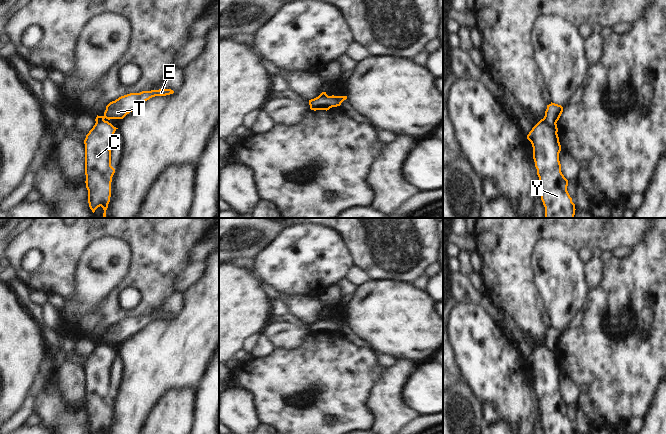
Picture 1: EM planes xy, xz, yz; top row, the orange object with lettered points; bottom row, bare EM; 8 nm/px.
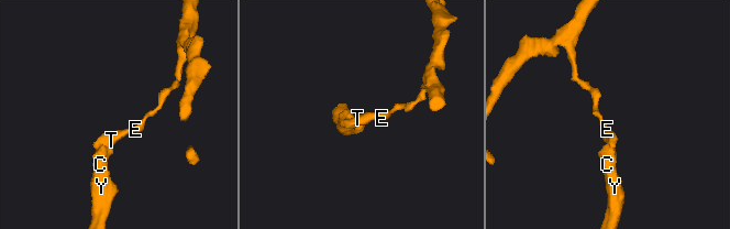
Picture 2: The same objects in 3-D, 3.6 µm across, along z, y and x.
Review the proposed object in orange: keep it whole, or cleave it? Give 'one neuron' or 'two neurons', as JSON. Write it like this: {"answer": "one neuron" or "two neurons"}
{"answer": "two neurons"}

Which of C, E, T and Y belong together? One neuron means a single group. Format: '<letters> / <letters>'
C Y / E T

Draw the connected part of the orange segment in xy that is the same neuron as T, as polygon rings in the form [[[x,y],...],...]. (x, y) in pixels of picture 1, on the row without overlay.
[[[159,313],[151,315],[142,315],[140,317],[130,317],[119,321],[106,330],[103,340],[96,341],[97,344],[123,343],[127,338],[141,330],[145,325],[155,320],[166,320],[173,318],[171,313]]]

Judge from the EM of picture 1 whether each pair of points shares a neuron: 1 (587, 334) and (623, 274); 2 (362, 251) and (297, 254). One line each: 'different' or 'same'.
1: same
2: different

